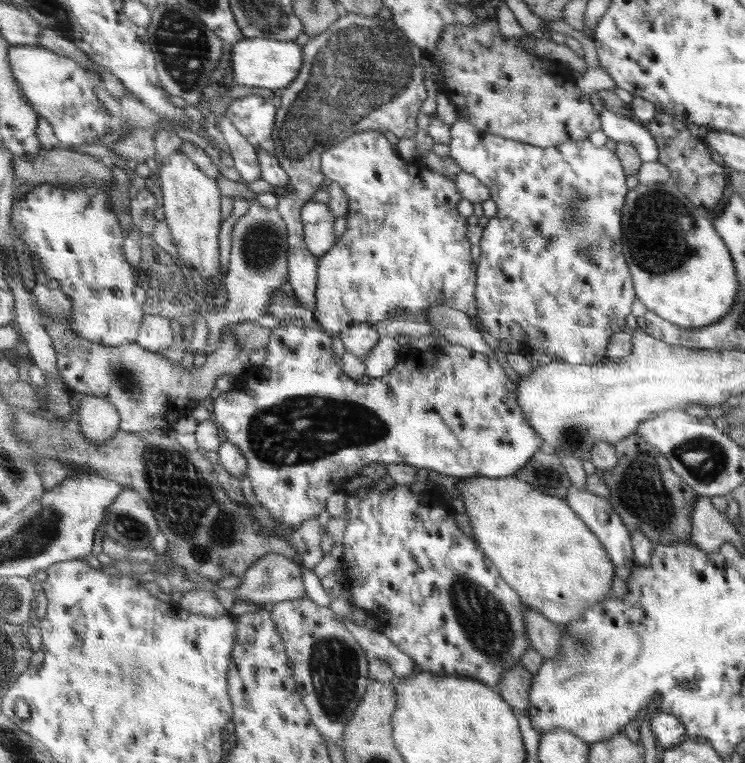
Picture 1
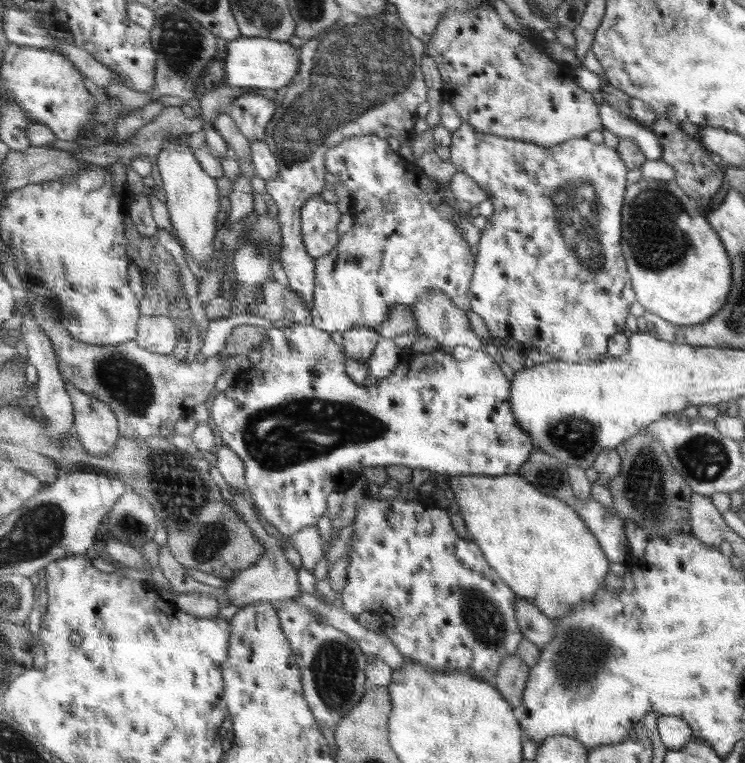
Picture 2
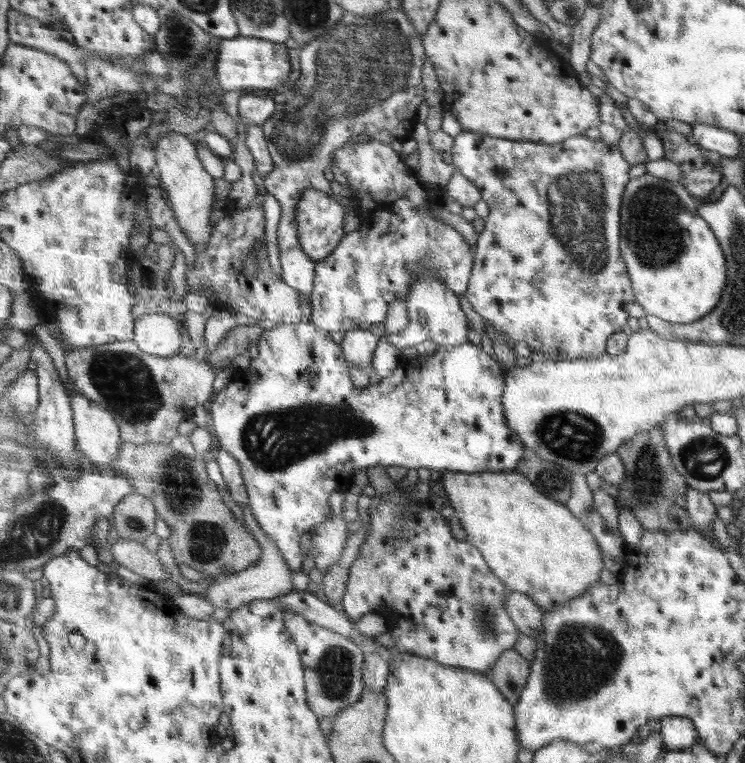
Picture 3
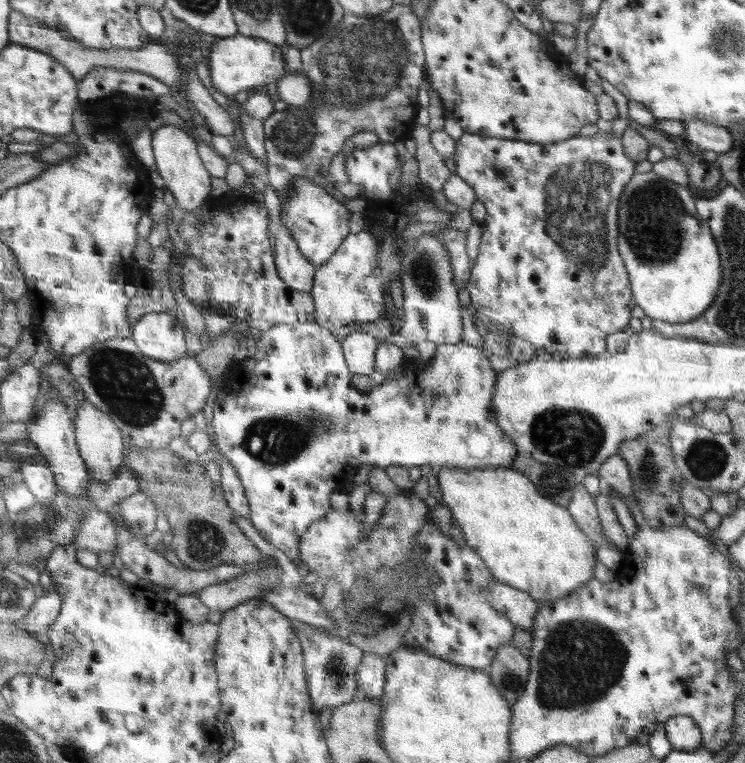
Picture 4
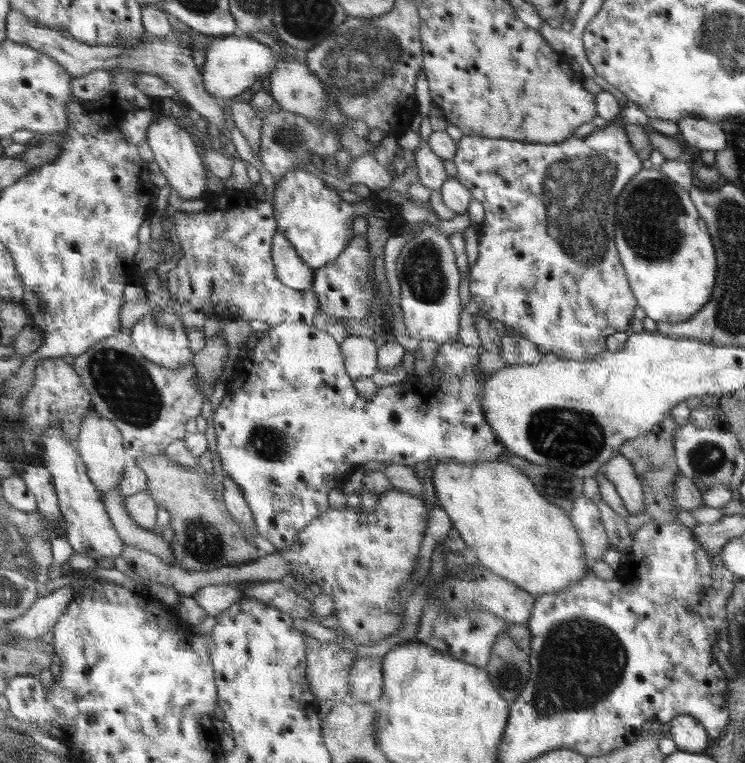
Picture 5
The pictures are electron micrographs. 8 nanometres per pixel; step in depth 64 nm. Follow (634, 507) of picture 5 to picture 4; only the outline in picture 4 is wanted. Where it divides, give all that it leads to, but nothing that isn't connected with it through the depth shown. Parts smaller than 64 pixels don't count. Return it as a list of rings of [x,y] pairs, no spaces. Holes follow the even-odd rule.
[[[619,454],[604,461],[597,475],[603,485],[611,486],[626,498],[633,498],[634,485],[630,478],[630,471],[627,462]]]

